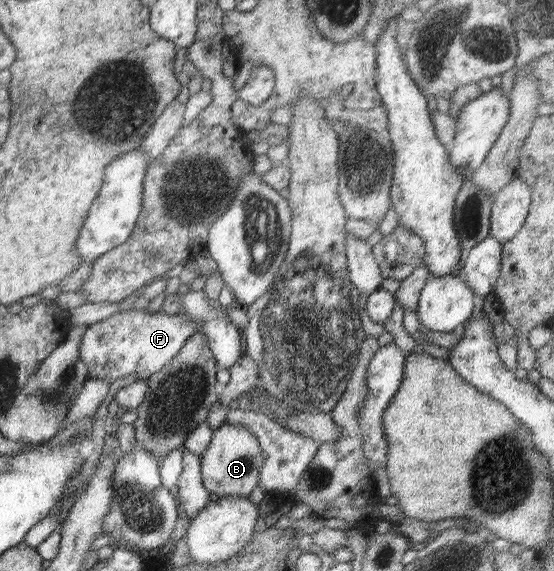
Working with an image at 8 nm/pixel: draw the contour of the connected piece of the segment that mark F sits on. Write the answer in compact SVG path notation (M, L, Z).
M130 308L89 325L80 339L80 358L86 363L89 378L111 383L134 373L135 378L147 379L165 367L198 329L200 324L186 314L152 313Z

